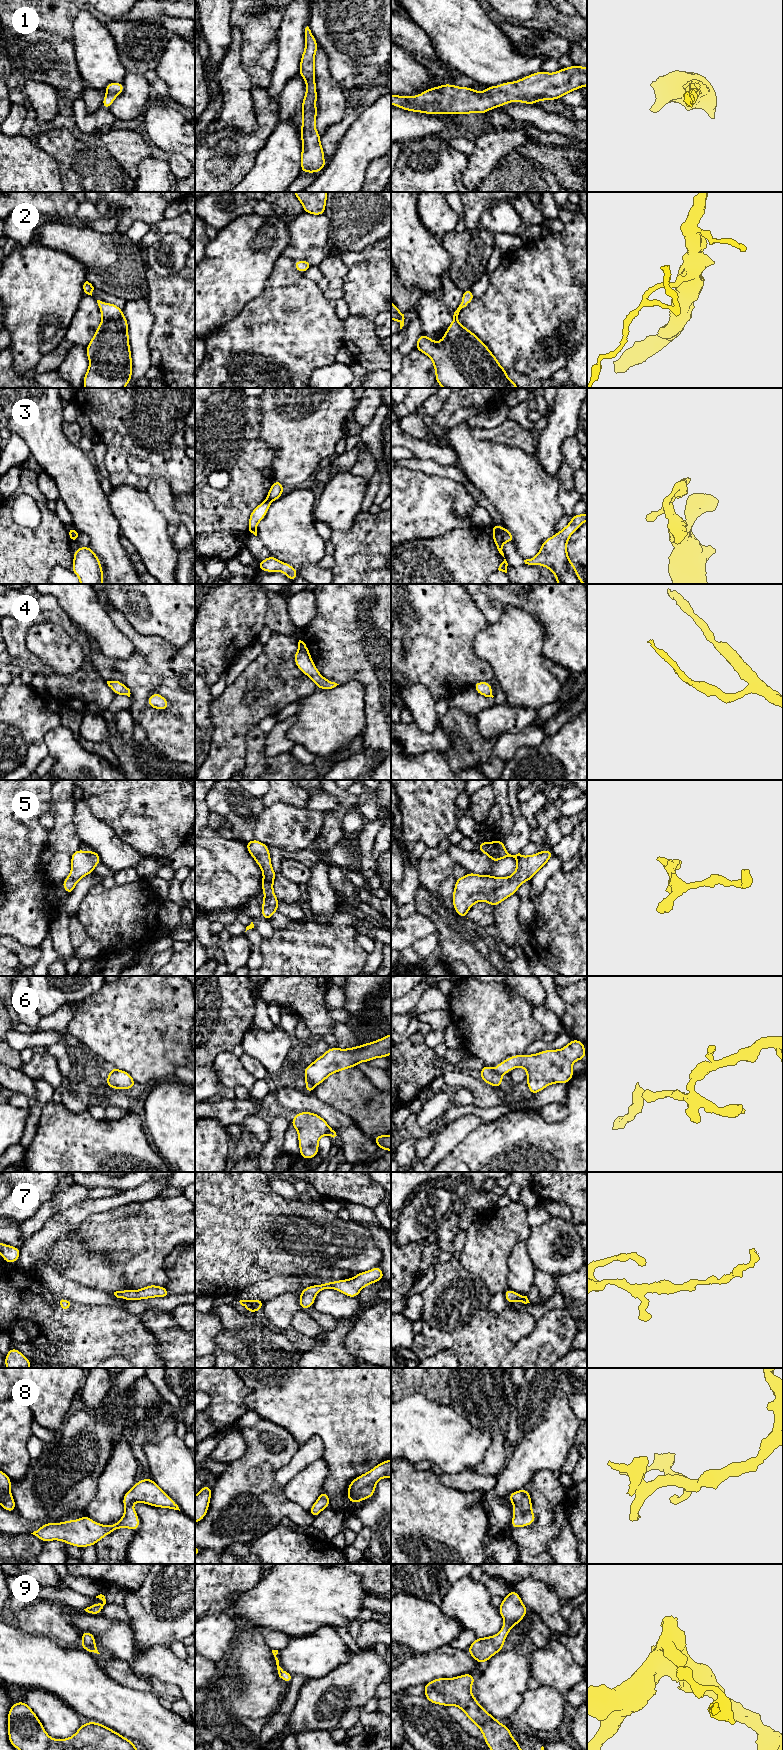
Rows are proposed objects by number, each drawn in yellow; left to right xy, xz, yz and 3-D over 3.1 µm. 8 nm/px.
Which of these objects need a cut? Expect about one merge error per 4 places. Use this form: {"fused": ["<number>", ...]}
{"fused": ["3", "6"]}

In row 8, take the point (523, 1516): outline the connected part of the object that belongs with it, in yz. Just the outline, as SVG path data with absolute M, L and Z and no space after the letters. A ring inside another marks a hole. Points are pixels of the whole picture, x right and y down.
M528 1489L512 1492L508 1500L514 1504L511 1528L529 1526L536 1520L536 1516L532 1512L531 1496Z

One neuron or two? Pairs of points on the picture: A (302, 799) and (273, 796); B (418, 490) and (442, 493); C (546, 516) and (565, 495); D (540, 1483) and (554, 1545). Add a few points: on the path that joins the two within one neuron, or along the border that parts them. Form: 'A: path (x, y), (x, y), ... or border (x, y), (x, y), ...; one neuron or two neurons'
A: path (295, 796), (280, 796); one neuron
B: path (424, 493), (436, 493); one neuron
C: border (557, 479), (558, 503), (562, 507), (564, 514); two neurons
D: border (553, 1514), (559, 1534), (548, 1542), (549, 1553); two neurons

